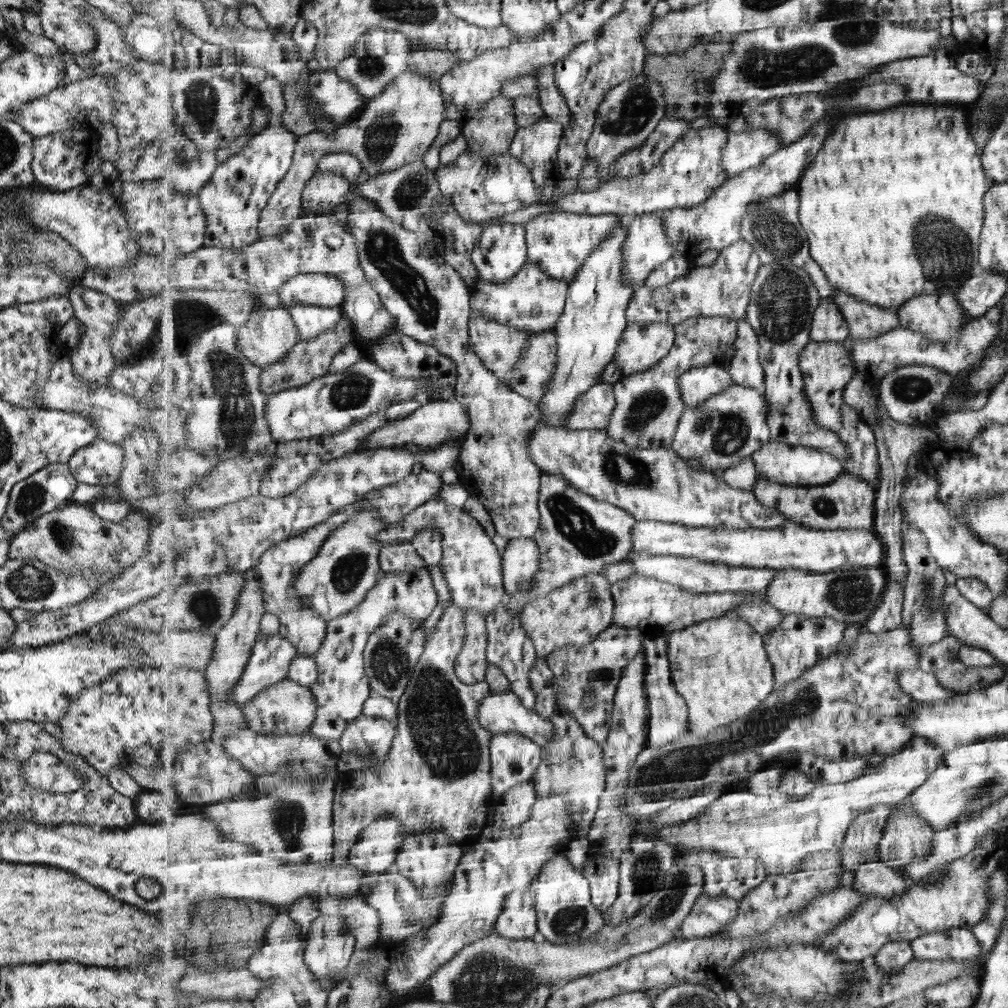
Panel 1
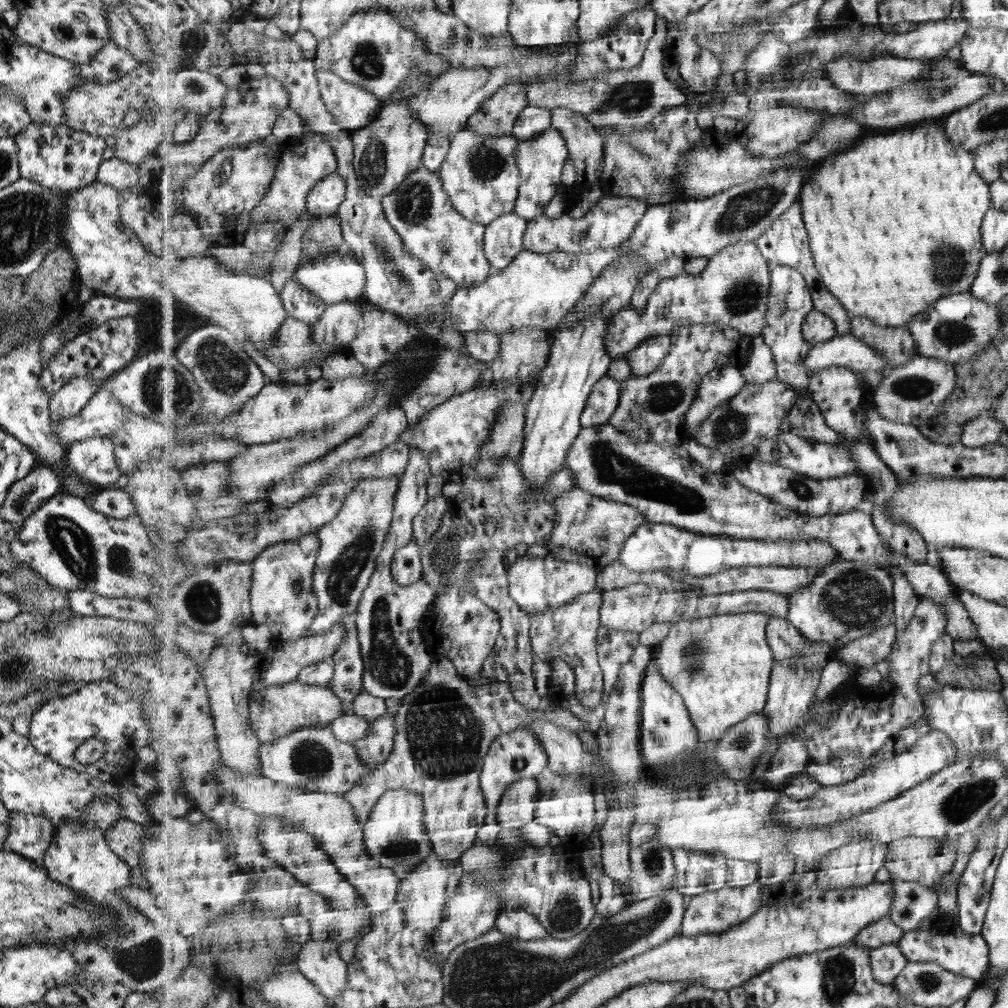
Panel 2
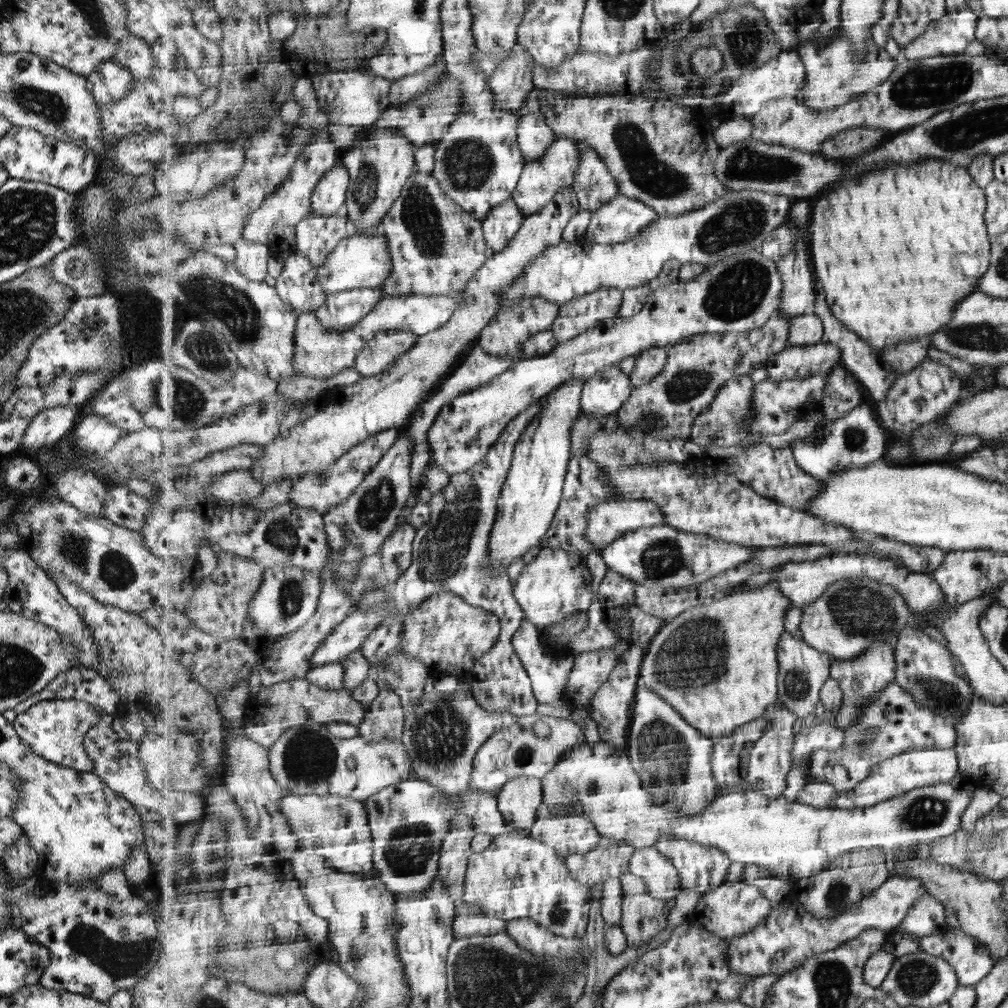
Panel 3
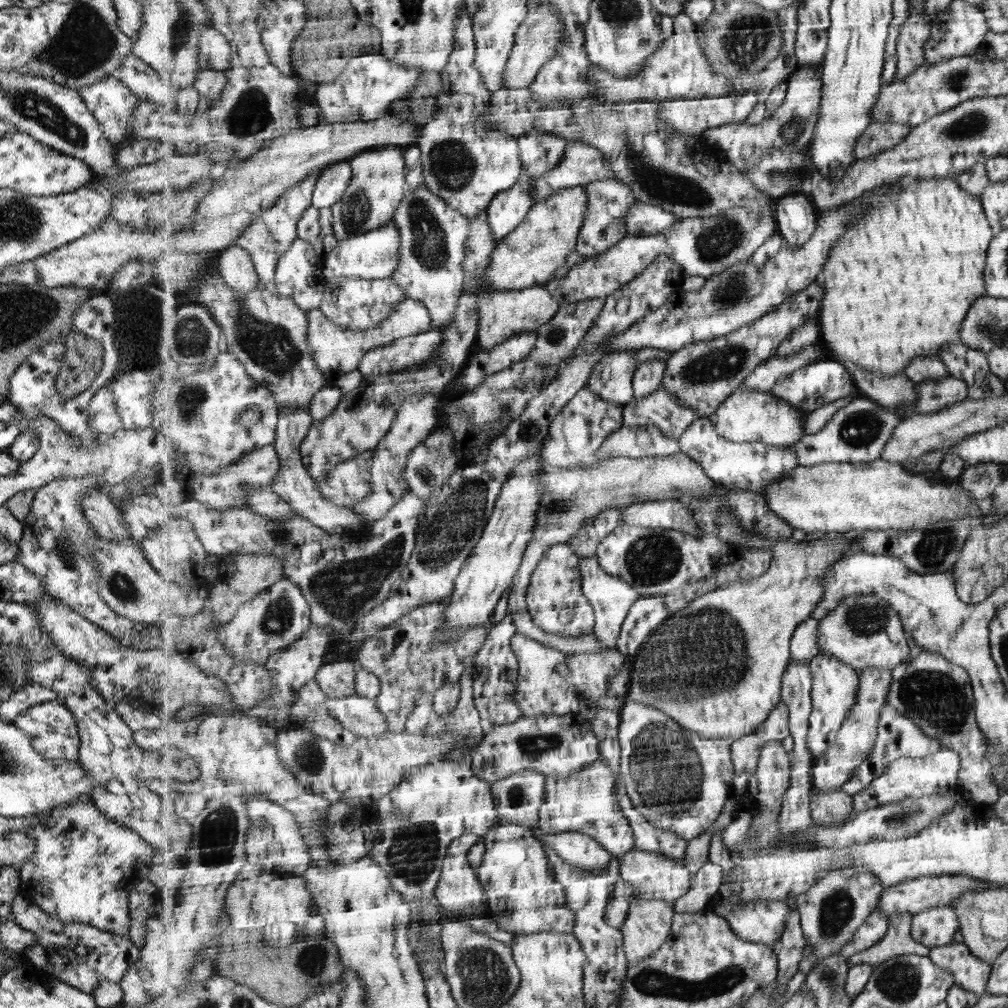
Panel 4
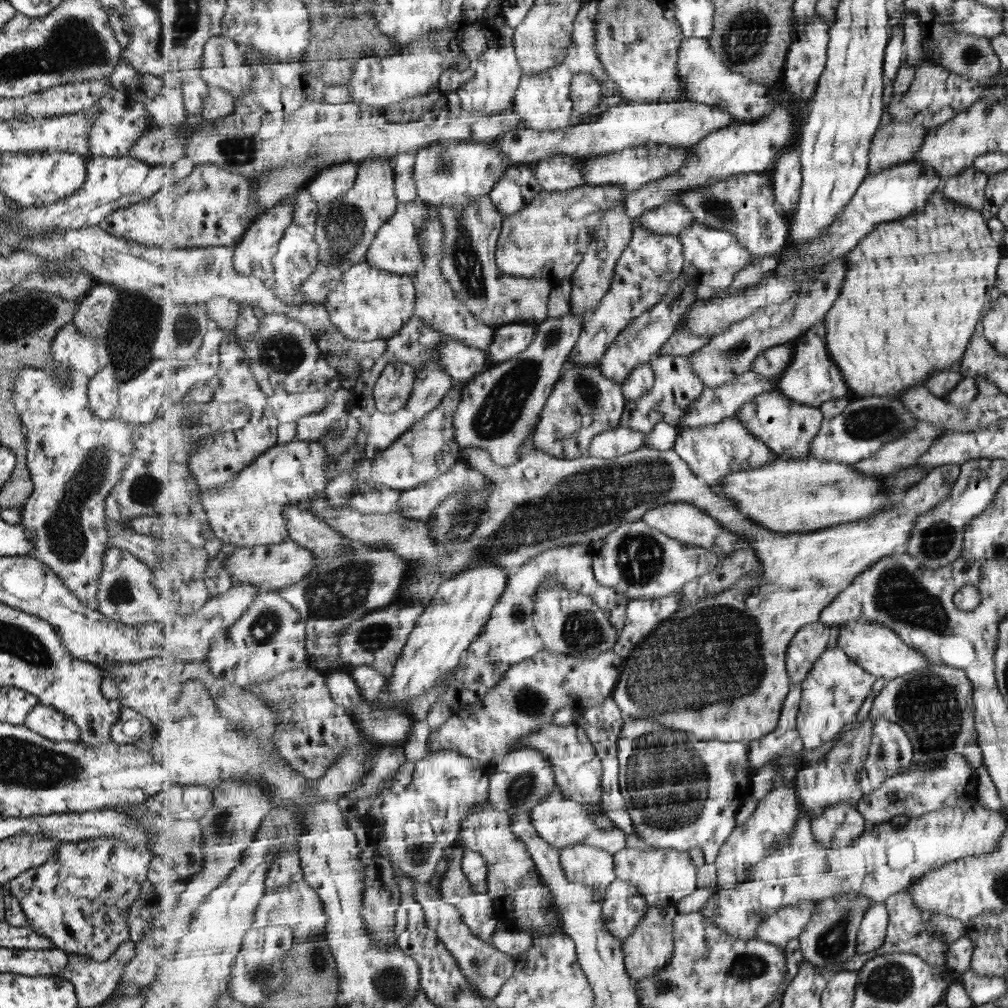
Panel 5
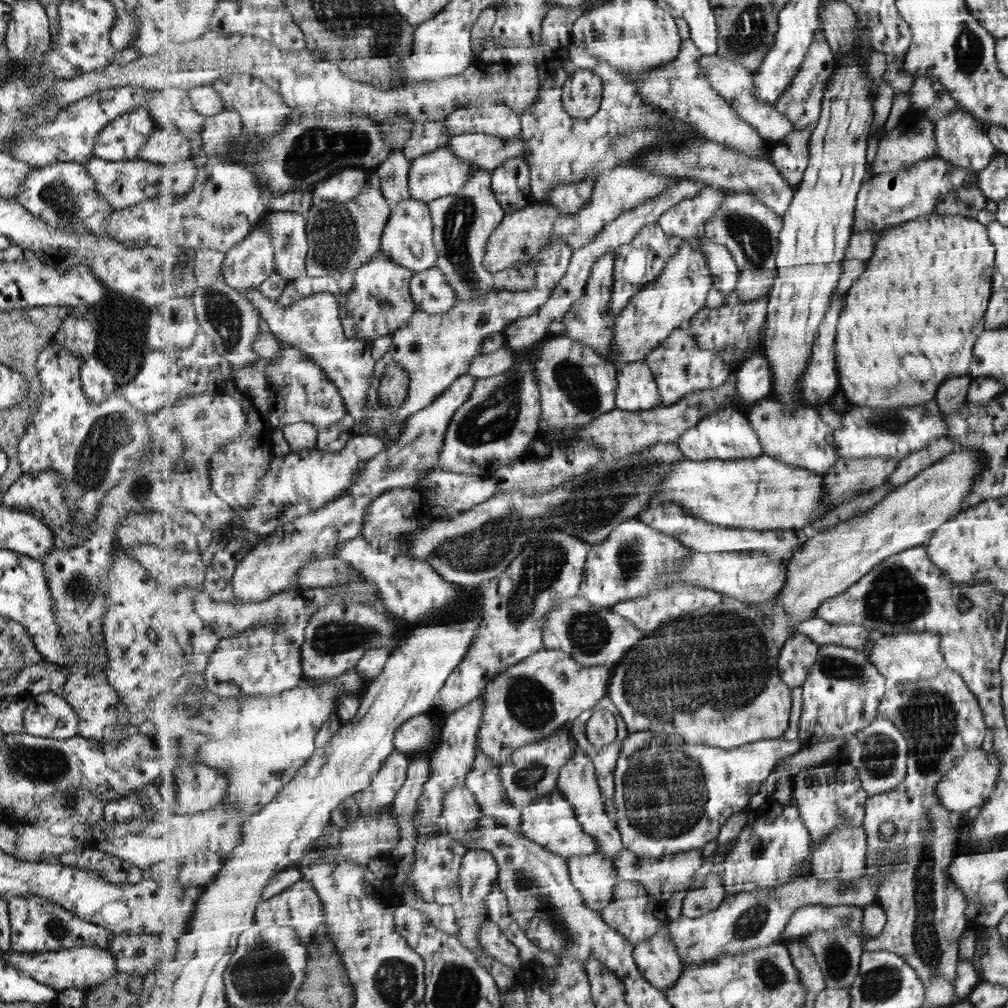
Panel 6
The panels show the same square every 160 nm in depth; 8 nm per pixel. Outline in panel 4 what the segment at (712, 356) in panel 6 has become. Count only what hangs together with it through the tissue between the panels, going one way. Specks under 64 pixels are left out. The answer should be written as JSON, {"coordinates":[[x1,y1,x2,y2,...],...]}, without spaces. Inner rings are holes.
{"coordinates":[[661,385,652,395,634,398,624,406,624,426,633,430,641,426,657,426,664,435,678,440,685,429,698,419,696,408,683,406,680,398]]}

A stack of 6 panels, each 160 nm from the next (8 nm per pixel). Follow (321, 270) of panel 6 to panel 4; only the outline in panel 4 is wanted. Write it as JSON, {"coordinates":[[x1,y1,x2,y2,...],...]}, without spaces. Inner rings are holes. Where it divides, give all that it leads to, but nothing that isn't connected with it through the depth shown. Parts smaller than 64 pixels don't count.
{"coordinates":[[383,145,371,148,350,160,354,178,344,197,331,207,334,238,339,241,349,240,358,234,367,234,385,226,394,220,401,201,407,195,405,147]]}

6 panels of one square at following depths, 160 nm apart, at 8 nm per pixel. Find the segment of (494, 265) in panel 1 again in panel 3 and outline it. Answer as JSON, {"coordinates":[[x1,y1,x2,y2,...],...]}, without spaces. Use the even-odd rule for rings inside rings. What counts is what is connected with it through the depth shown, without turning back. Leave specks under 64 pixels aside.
{"coordinates":[[511,198,495,206,489,216,482,220,484,237,490,253,501,253,522,228,525,215]]}

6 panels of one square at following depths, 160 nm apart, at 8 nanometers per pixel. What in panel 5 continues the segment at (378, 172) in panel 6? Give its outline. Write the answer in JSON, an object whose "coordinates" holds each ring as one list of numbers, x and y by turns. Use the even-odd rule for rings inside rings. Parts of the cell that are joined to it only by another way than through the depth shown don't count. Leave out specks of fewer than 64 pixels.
{"coordinates":[[399,153,390,159,395,169,395,188,399,203,419,200,415,174,416,155]]}

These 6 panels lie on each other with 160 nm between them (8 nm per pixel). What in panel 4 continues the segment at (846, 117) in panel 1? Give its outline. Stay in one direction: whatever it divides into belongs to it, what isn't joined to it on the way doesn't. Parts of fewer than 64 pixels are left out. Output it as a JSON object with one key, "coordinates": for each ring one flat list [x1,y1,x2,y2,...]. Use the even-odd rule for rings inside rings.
{"coordinates":[[912,178,907,183,899,183,894,188,881,188,868,191,862,197,864,218,852,220,848,224,845,236,834,246,828,263,823,270,823,282,826,287,826,298,823,300,820,312,820,327,823,331,822,343,827,348,831,358,843,362,858,364,877,374,905,373,906,366,912,359,921,356,937,355,941,347,947,343,958,341,967,319,967,313,974,306,975,301,987,295,986,269,988,250,994,237,994,227,987,218,982,199,963,190,954,178]]}

